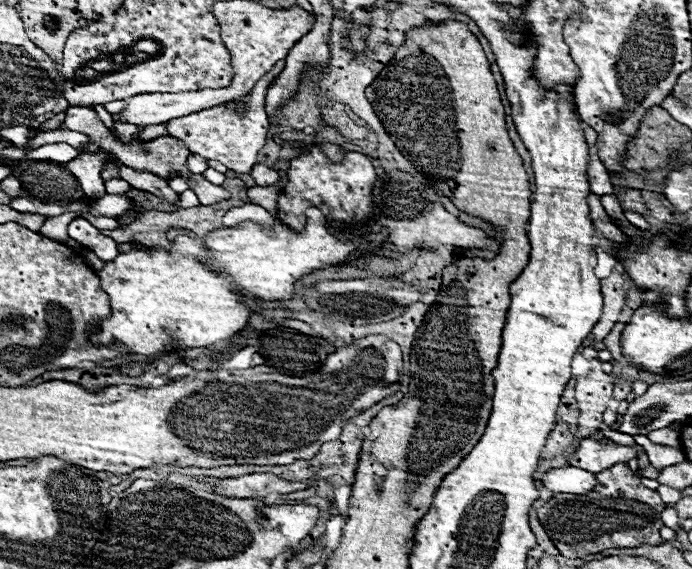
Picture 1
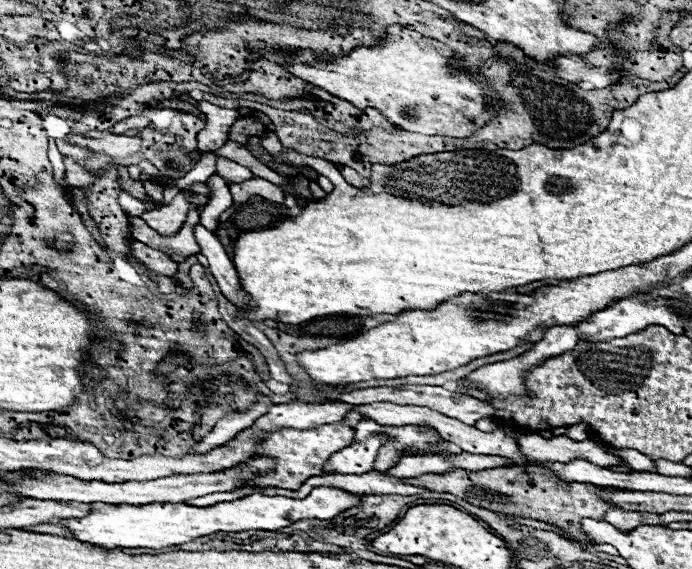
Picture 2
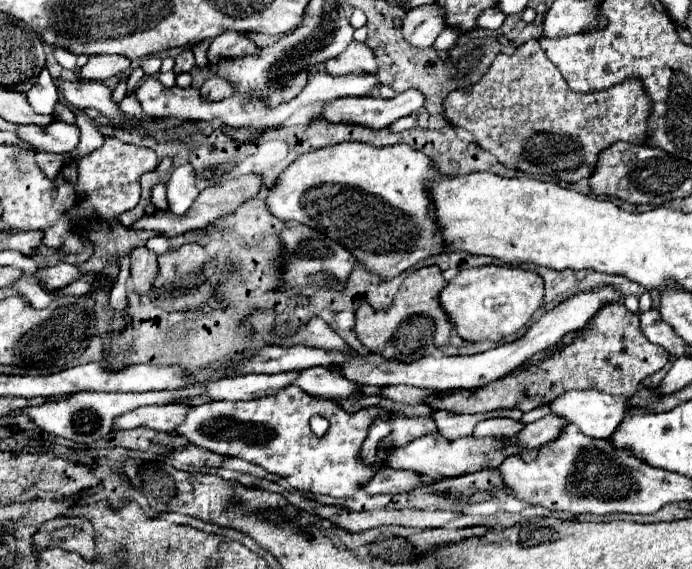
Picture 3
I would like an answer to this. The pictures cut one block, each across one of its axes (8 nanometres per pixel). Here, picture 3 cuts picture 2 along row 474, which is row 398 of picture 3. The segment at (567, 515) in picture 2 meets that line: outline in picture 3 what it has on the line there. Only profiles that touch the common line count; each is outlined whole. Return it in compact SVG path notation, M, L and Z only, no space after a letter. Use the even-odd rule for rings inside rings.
M608 304L594 316L592 324L588 324L588 332L576 336L570 344L558 348L546 360L528 368L518 368L516 372L510 372L494 382L488 382L482 388L460 392L456 390L448 392L446 396L436 394L424 398L424 402L430 404L434 410L446 410L454 414L476 414L498 408L520 408L522 412L530 412L538 404L550 402L568 390L596 388L612 396L618 394L632 396L638 384L646 376L662 370L666 362L668 362L666 350L662 346L648 342L648 338L642 334L640 314L630 312L624 304Z

